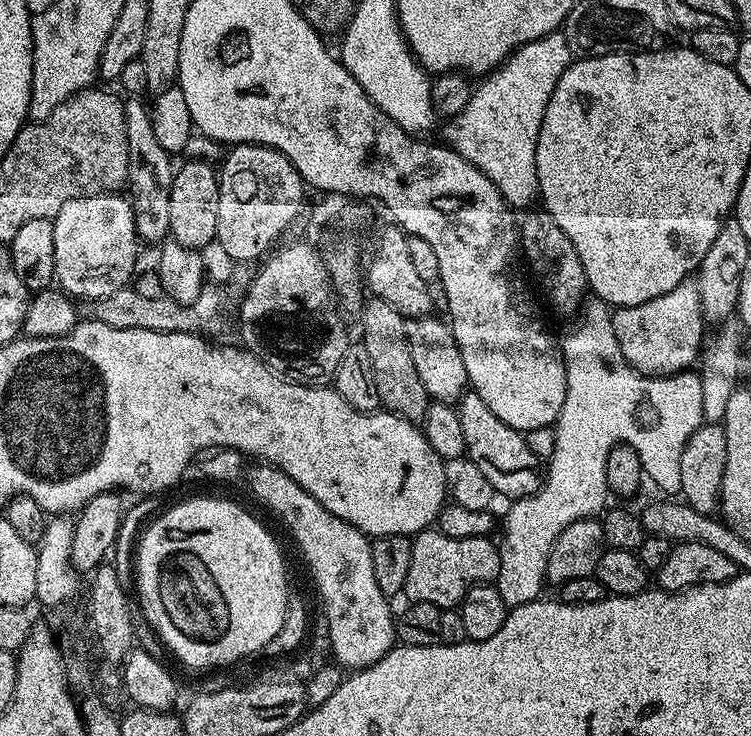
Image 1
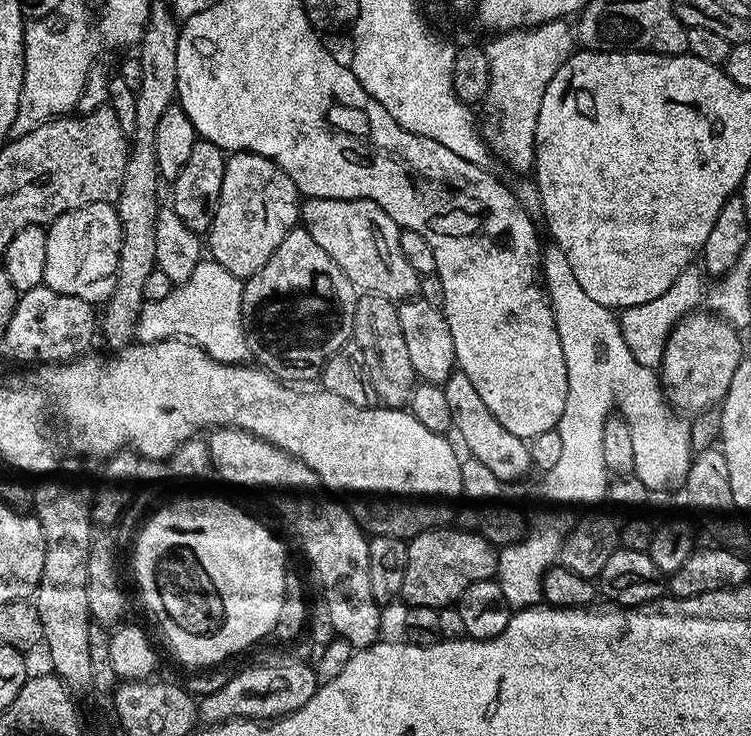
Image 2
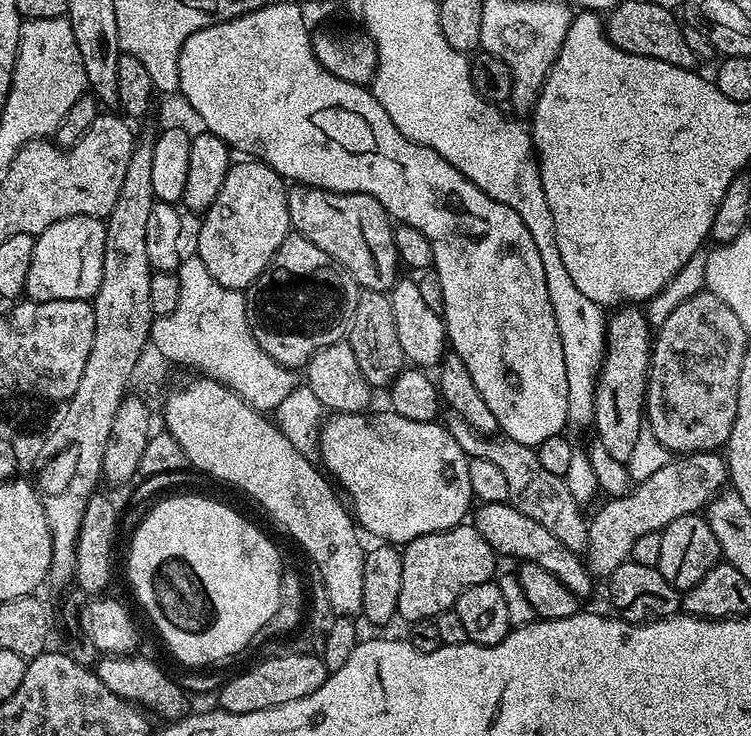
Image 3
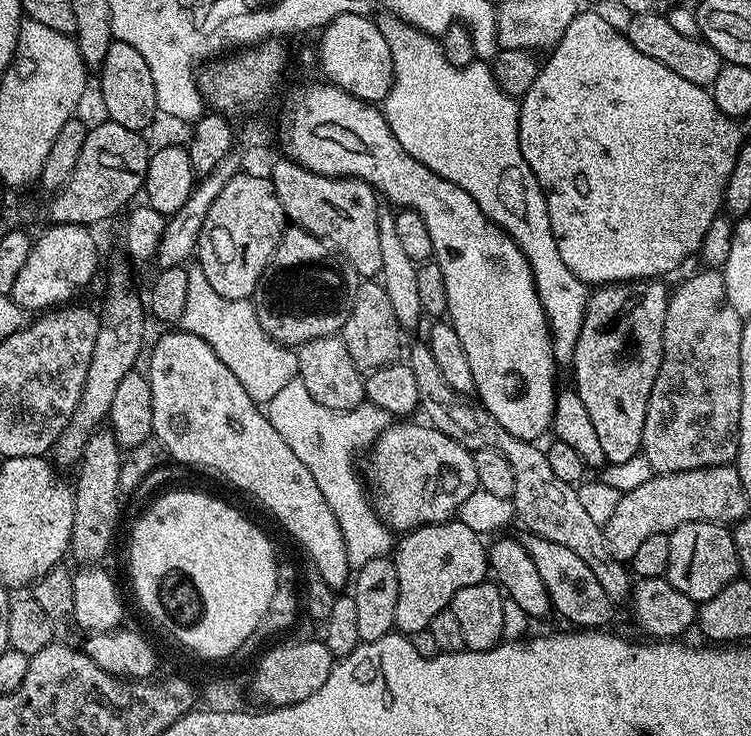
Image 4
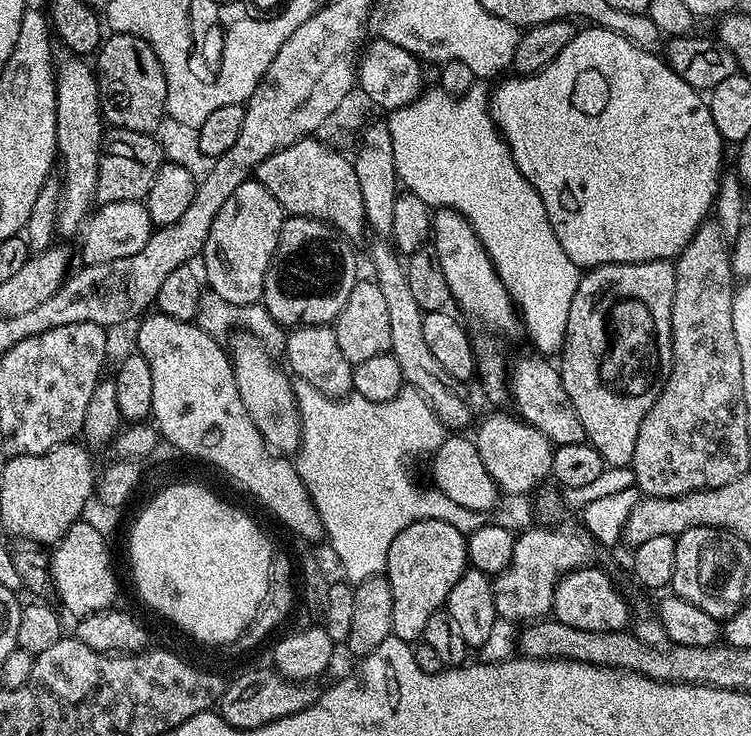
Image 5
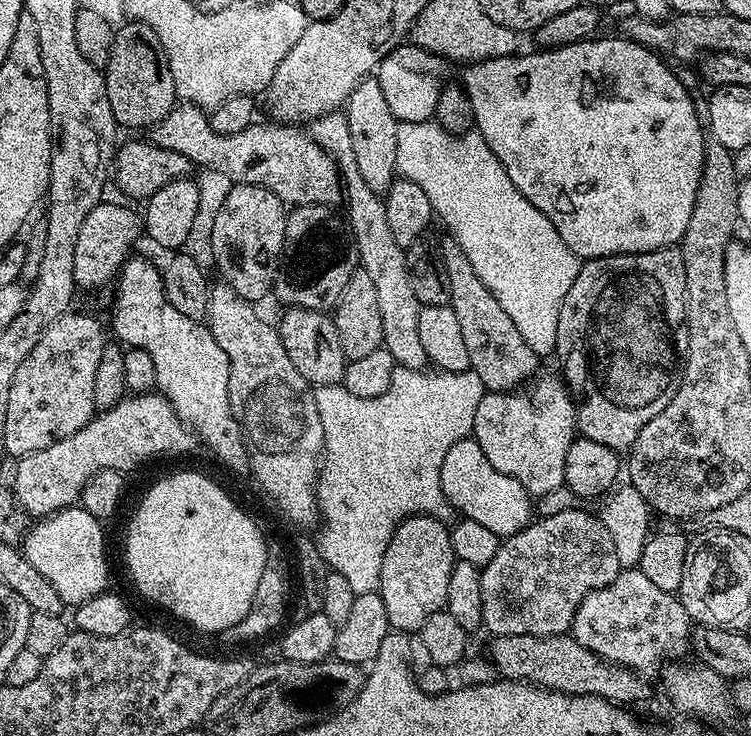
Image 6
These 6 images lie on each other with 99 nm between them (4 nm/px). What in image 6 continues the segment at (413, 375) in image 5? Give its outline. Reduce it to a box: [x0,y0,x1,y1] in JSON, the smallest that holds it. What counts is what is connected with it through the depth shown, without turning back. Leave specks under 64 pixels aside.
[310,111,428,369]

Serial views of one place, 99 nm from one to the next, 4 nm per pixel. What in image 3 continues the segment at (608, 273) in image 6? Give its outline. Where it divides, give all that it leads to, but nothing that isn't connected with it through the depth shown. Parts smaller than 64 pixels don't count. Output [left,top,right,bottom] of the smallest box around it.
[592,306,650,464]

